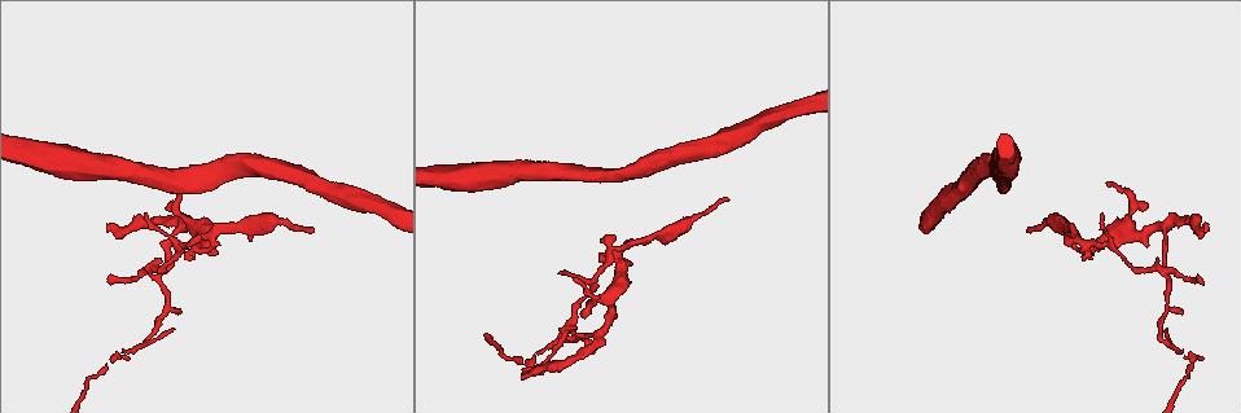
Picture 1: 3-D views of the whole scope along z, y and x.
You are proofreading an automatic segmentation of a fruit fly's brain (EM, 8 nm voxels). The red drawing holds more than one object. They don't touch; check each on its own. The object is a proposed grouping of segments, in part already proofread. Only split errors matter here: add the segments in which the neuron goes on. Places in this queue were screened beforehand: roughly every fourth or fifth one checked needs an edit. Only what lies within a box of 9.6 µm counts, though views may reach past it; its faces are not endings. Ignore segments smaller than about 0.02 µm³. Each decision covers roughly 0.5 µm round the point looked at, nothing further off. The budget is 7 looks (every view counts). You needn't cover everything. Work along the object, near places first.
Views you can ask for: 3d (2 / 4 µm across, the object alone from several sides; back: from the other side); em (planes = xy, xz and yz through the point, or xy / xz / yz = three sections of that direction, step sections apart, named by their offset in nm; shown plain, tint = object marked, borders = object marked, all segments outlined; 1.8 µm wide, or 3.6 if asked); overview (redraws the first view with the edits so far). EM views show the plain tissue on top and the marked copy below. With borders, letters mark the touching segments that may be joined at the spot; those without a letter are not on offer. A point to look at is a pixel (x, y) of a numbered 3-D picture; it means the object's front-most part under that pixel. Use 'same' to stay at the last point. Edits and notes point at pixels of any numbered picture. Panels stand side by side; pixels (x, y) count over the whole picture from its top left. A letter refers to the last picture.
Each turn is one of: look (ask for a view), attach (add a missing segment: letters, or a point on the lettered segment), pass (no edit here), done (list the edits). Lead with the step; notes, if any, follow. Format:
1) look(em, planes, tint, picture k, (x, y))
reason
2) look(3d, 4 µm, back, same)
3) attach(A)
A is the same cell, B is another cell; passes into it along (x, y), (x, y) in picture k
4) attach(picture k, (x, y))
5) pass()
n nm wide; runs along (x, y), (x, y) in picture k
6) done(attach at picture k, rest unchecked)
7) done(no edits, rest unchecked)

look(em, 3.6 µm, planes, borders, picture 1, (1127, 216))
thick turns thin

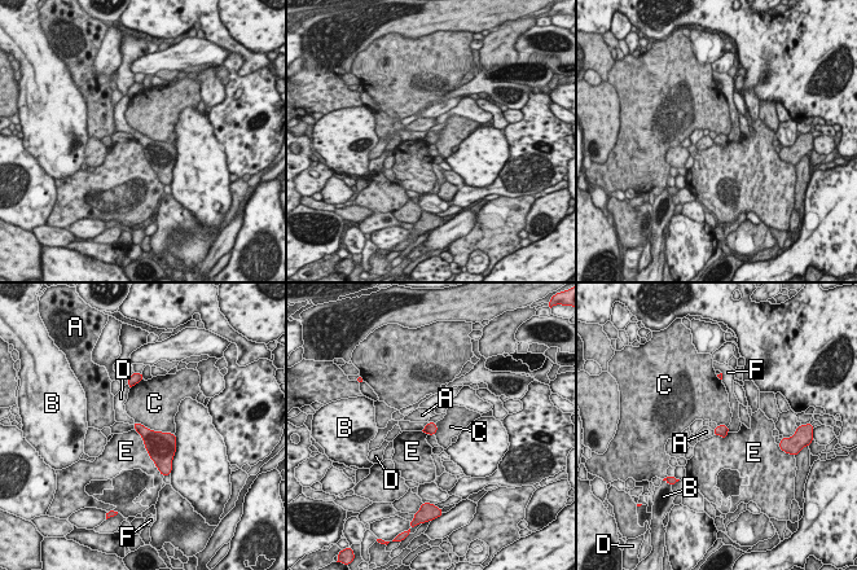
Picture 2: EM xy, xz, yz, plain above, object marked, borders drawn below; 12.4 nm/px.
pass()
A, B, C, D, E and F are other cells; border along (135, 421), (150, 429), (174, 434) in picture 2; none of them fits

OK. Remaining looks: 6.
look(em, xy, step 16, tint, picture 1, (595, 351))
free end

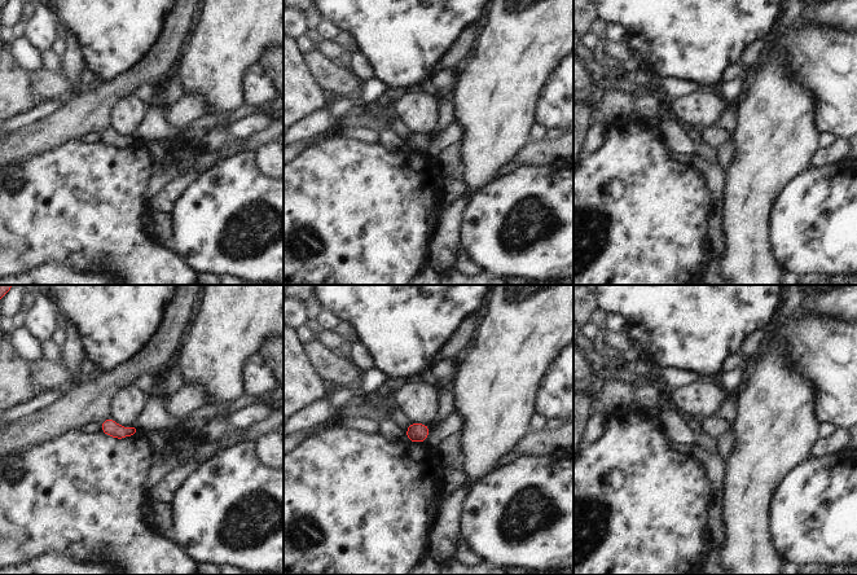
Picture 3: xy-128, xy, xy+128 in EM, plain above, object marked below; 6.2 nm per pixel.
look(em, planes, borders, same)
another direction

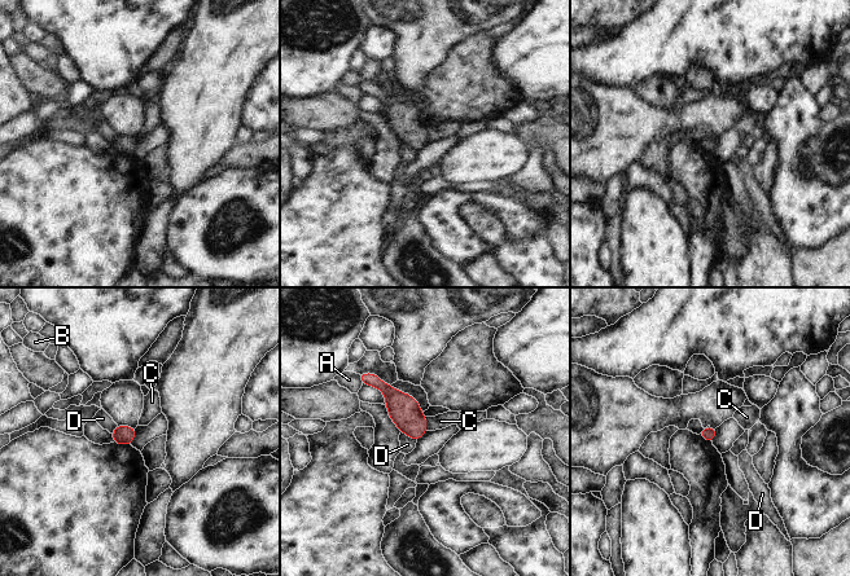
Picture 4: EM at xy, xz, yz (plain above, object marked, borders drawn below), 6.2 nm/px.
pass()
A, B, C and D are other cells; none of them fits

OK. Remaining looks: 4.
look(em, planes, borders, picture 1, (311, 227))
free end

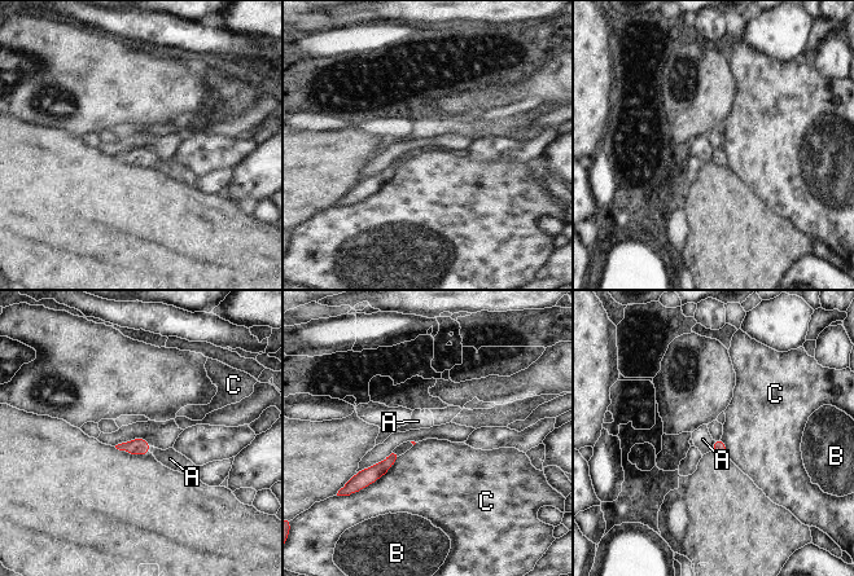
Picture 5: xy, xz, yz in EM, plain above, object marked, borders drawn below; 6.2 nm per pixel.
pass()
A, B and C are other cells; border along (397, 457), (381, 476), (358, 492) in picture 5; none of them fits

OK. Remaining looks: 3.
done(no edits, rest unchecked)

